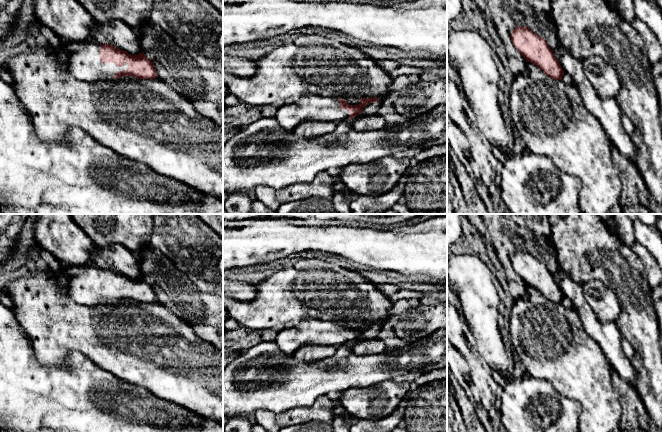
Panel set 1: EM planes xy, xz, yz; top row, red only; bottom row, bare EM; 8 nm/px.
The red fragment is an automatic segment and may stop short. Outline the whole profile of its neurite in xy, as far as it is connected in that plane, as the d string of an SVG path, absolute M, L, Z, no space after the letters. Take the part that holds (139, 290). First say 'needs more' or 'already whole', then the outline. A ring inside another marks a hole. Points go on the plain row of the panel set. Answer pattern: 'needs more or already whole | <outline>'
needs more | M93 264L71 267L69 274L69 294L80 305L95 306L123 300L157 302L153 286L144 276L133 280L110 268L99 268Z

